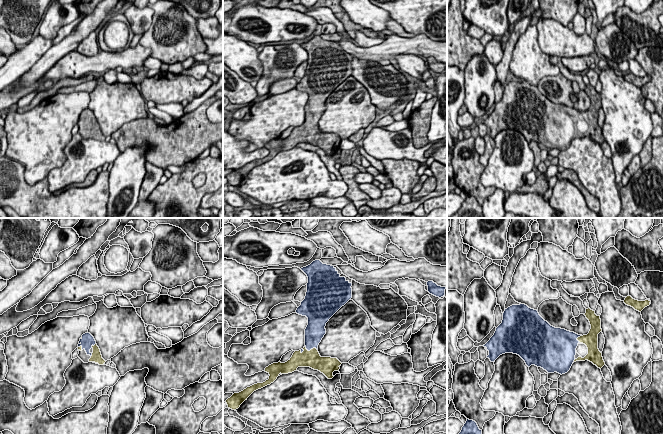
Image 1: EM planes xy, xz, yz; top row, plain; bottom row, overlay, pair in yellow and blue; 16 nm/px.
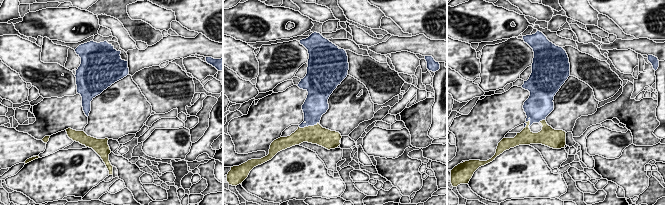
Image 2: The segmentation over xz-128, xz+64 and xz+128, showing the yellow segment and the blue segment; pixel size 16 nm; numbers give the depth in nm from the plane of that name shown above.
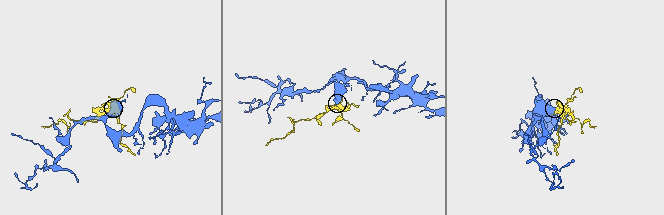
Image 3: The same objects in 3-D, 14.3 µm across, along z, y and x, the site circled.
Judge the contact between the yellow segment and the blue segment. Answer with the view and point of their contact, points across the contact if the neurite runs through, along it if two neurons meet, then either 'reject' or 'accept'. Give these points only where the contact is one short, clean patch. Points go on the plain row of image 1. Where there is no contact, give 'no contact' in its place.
contact xz (311, 125); accept

